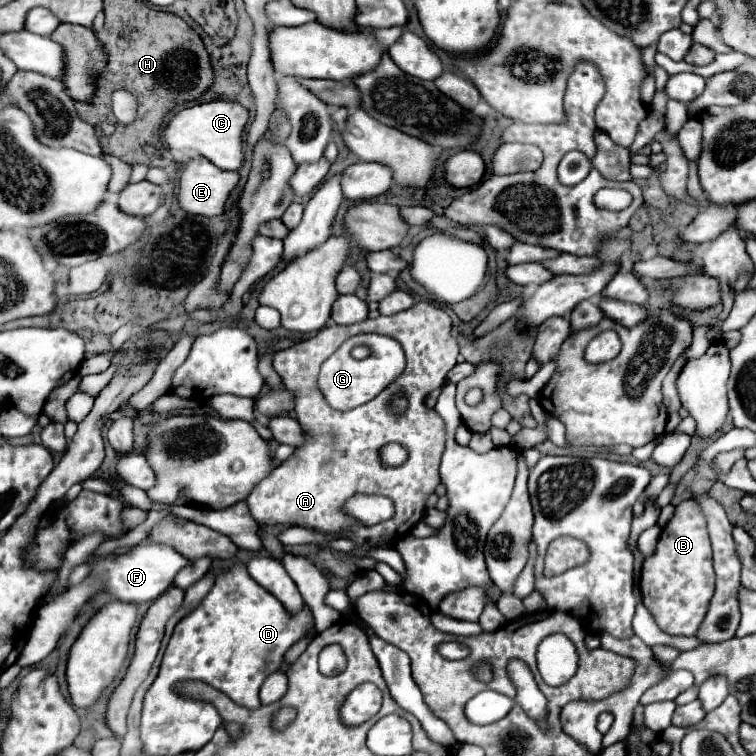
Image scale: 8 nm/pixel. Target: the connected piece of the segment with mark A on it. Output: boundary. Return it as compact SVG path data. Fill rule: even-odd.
M417 302L413 308L395 316L379 316L353 326L323 328L311 338L299 342L299 346L277 352L273 356L273 368L287 388L297 392L297 420L309 438L289 460L275 466L273 472L249 494L247 506L255 522L263 526L283 524L315 528L337 538L353 540L355 550L347 556L357 560L365 558L371 548L393 548L393 542L411 532L411 528L423 518L425 500L441 484L439 462L445 450L445 426L443 418L439 418L433 408L425 406L425 398L431 390L445 384L447 372L457 364L457 356L459 346L451 336L451 316L431 302ZM363 330L391 336L403 344L407 368L399 380L390 384L375 400L349 412L337 412L319 394L315 380L321 364L347 338L361 334ZM395 394L405 394L405 414L383 412ZM389 442L399 442L409 450L409 460L399 468L383 468L377 458L377 450ZM355 494L381 494L391 498L394 516L371 528L365 528L354 518L345 518L341 506Z

